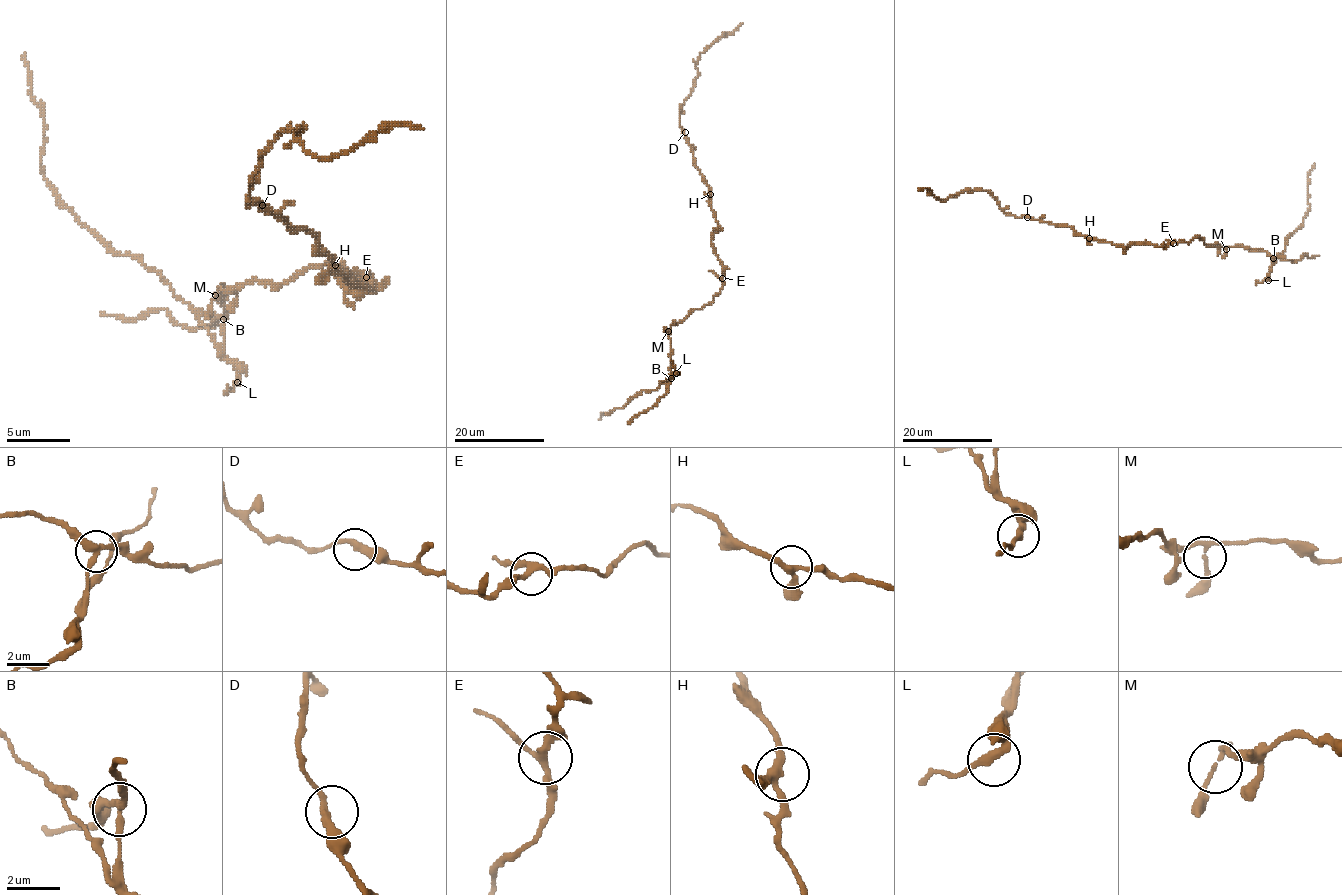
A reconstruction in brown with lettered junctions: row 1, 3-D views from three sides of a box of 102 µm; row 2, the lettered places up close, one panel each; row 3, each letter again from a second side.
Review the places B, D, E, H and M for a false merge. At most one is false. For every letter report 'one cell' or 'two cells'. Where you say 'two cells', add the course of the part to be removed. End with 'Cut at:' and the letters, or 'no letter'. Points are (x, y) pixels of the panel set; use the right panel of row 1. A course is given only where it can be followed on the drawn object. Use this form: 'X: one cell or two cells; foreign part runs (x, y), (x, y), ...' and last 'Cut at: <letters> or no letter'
B: two cells; foreign part runs (1273, 257), (1272, 266), (1284, 251), (1286, 238), (1304, 222), (1309, 207), (1308, 173), (1315, 163)
D: one cell
E: one cell
H: one cell
M: one cell
Cut at: B

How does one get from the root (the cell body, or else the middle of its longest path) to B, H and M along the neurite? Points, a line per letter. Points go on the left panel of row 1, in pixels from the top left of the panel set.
B: (366, 287), (373, 290), (366, 274), (354, 277), (338, 258), (281, 284), (218, 287), (224, 318)
H: (366, 287), (338, 277), (347, 287), (354, 290), (357, 284), (335, 271), (335, 265)
M: (366, 287), (373, 290), (366, 274), (354, 277), (338, 258), (281, 284), (249, 280), (221, 287), (215, 296)

